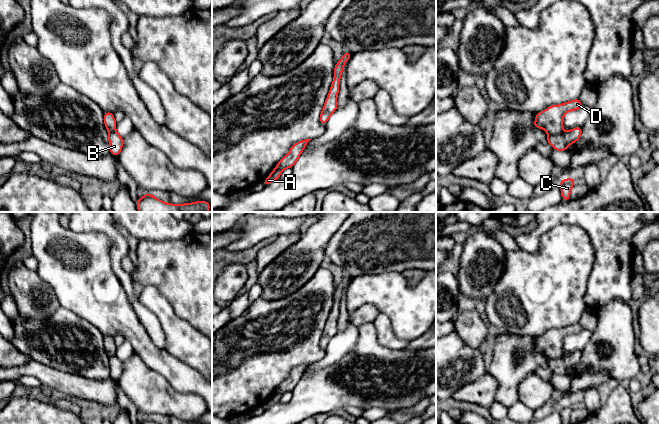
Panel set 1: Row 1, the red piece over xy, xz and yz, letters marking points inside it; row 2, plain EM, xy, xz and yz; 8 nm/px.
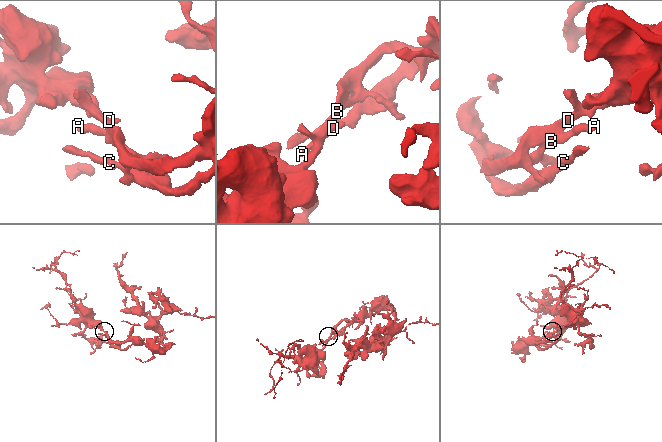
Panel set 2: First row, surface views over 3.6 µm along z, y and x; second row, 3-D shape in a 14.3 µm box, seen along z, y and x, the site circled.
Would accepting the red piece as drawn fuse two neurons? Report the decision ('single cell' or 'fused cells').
single cell

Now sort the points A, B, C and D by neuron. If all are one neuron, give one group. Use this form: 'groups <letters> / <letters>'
groups A B C D

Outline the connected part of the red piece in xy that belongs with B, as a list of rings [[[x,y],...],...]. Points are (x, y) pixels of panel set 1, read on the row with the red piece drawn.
[[[104,112],[104,125],[109,133],[109,150],[111,154],[118,157],[123,148],[124,138],[116,132],[116,124],[113,112]]]

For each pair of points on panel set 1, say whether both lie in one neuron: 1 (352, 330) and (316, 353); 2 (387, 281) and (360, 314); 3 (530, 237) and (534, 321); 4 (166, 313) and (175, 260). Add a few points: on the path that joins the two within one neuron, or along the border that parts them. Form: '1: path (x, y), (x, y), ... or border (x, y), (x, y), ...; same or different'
1: border (326, 349), (326, 353), (320, 359), (311, 363); different
2: border (381, 312), (373, 305), (361, 305), (349, 315); different
3: border (544, 233), (536, 253), (521, 250); different
4: border (151, 284), (169, 302), (173, 310), (182, 319); different

